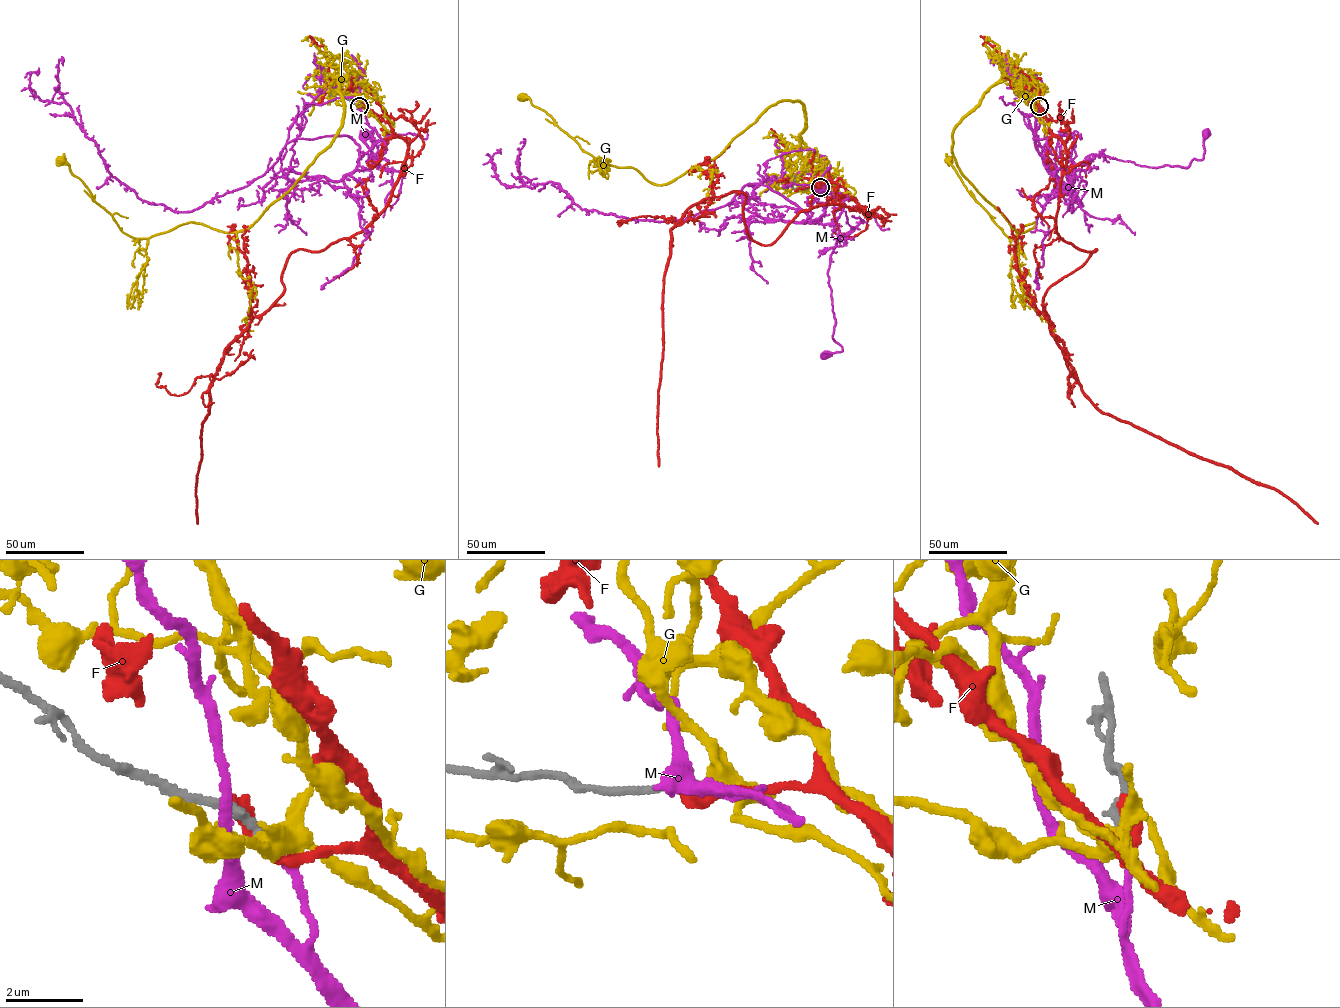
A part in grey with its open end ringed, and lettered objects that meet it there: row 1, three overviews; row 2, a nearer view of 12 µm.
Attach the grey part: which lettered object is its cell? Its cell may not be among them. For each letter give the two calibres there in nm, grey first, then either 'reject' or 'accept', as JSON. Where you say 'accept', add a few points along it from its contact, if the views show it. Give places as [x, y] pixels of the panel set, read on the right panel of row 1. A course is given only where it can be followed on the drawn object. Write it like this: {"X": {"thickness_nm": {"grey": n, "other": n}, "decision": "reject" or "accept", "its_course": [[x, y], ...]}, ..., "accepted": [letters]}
{"F": {"thickness_nm": {"grey": 260, "other": 480}, "decision": "reject"}, "G": {"thickness_nm": {"grey": 200, "other": 360}, "decision": "reject"}, "M": {"thickness_nm": {"grey": 200, "other": 180}, "decision": "accept", "its_course": [[1039, 106], [1050, 152], [1076, 164], [1099, 156], [1142, 166], [1187, 167], [1193, 159], [1203, 158], [1206, 133]]}, "accepted": ["M"]}

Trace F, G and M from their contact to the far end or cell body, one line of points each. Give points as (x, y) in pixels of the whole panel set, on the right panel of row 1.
F: (1038, 105), (1066, 154), (1057, 234), (1096, 249), (1043, 299), (1081, 390), (1102, 412), (1279, 490), (1317, 524)
G: (1039, 106), (1033, 79), (998, 81), (952, 135), (976, 190), (1016, 232), (1035, 222), (1016, 238), (948, 160)
M: (1039, 106), (1050, 152), (1076, 164), (1099, 156), (1142, 166), (1187, 167), (1193, 159), (1203, 158), (1206, 133)

